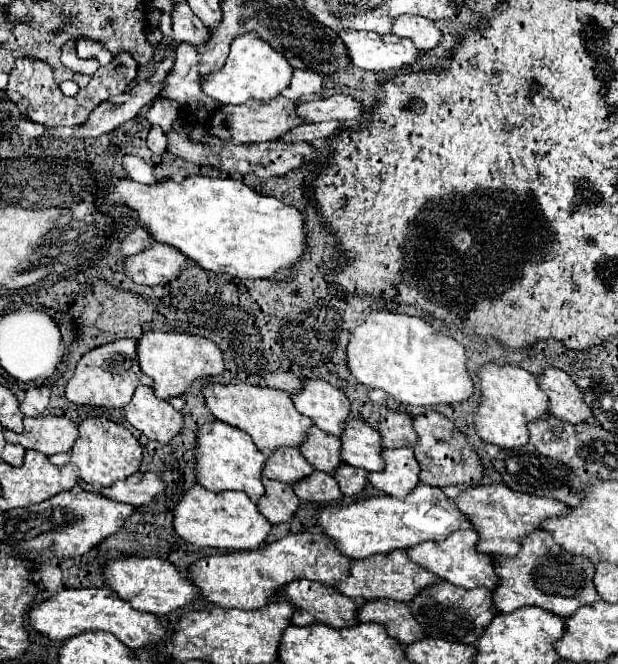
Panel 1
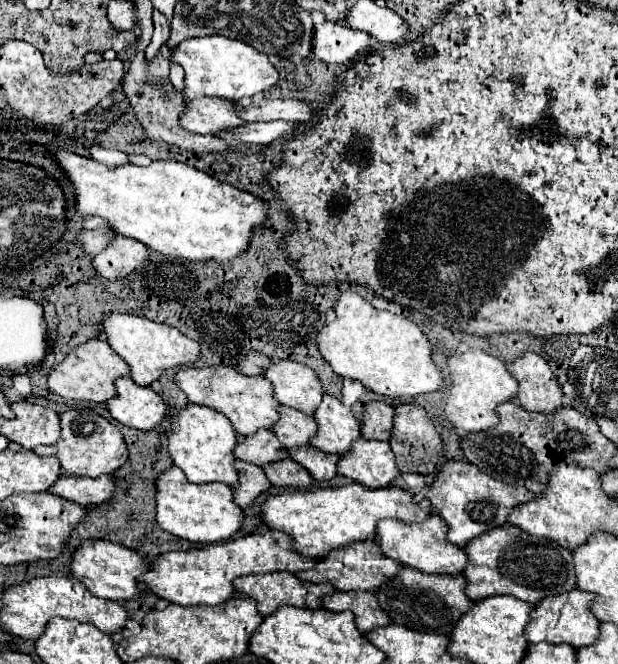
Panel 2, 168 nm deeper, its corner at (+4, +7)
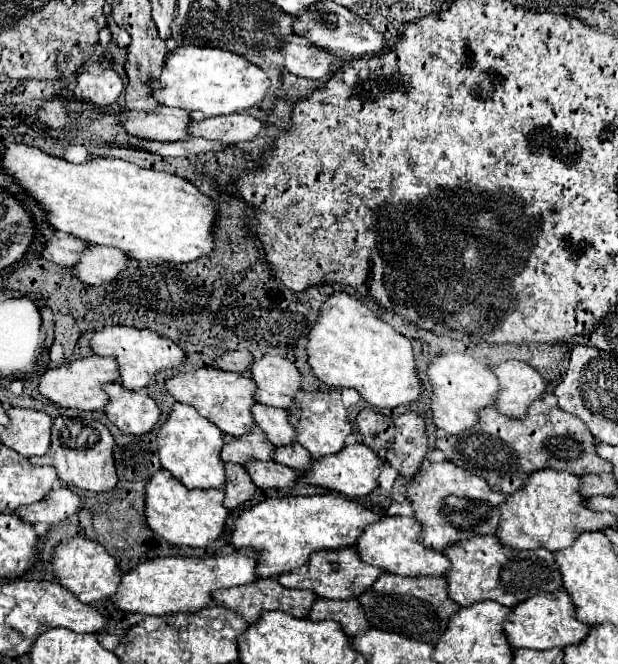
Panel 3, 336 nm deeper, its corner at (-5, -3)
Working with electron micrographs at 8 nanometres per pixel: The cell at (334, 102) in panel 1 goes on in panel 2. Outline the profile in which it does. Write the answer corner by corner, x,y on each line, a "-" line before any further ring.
241,100
239,112
243,112
245,122
307,122
313,116
313,108
303,100

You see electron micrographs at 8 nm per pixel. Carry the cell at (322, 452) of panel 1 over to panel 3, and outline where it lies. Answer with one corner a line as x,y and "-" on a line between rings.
254,404
252,408
256,424
264,430
268,440
276,446
290,446
296,442
296,428
290,422
290,414
284,408
272,408
264,404

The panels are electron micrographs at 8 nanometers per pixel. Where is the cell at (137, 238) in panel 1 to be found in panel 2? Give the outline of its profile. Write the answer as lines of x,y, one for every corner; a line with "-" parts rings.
83,230
79,236
77,236
77,242
81,244
83,252
89,254
89,256
95,256
99,250
103,250
105,244
109,244
109,238
115,236
115,234
99,234
97,230

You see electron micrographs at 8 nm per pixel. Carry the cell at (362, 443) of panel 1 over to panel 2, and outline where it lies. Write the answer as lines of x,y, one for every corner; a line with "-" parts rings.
323,394
323,402
317,406
313,418
317,422
317,432
311,436
311,446
323,452
343,454
351,448
351,442
361,436
353,412
335,396

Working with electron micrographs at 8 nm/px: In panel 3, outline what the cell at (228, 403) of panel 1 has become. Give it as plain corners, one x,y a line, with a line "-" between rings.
200,368
192,372
180,372
166,380
166,388
170,394
188,406
194,406
198,414
212,420
220,430
224,430
230,436
244,436
248,434
256,422
252,418
252,406
256,404
256,382
250,376
236,374
236,372
224,372
218,368

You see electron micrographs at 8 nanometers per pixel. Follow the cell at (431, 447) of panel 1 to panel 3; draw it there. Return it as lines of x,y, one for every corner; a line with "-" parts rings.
406,412
394,418
394,444
386,452
386,460
404,478
414,478
428,452
426,422
420,414

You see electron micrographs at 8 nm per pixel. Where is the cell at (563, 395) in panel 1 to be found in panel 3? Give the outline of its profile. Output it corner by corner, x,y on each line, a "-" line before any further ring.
508,360
498,366
492,366
496,376
500,378
500,398
496,400
496,408
512,418
524,418
528,406
536,400
542,400
546,394
546,382
526,362

